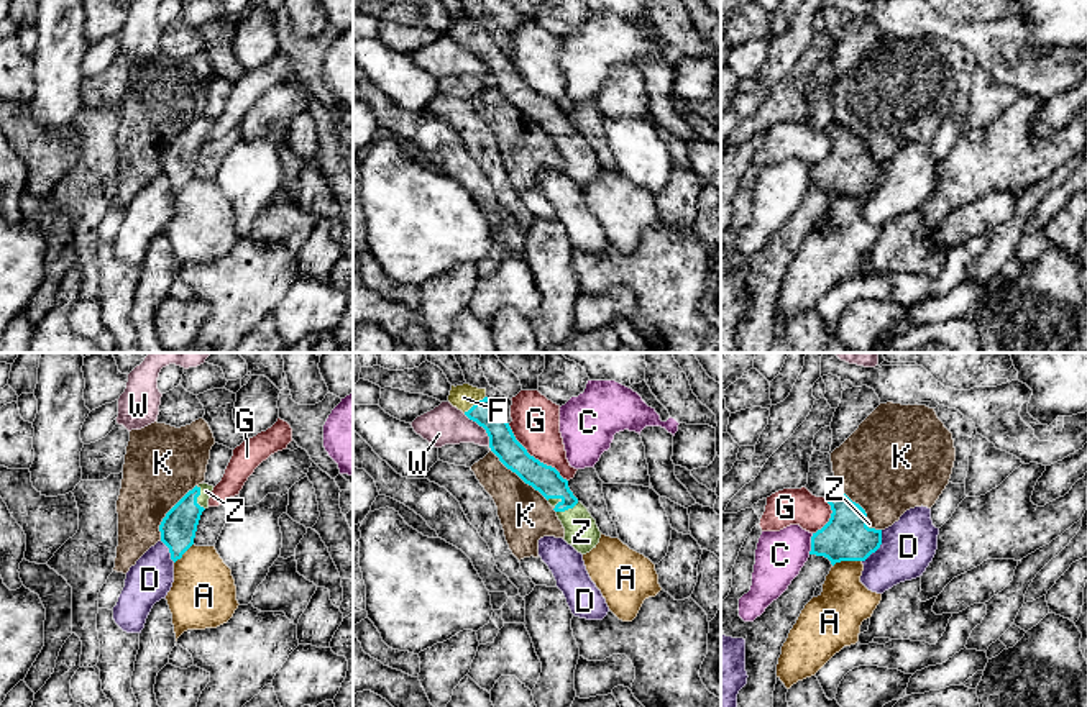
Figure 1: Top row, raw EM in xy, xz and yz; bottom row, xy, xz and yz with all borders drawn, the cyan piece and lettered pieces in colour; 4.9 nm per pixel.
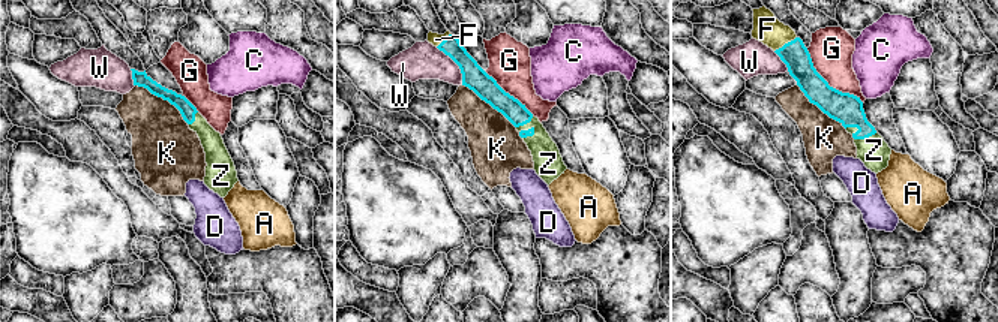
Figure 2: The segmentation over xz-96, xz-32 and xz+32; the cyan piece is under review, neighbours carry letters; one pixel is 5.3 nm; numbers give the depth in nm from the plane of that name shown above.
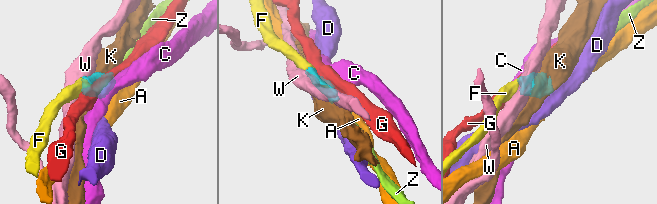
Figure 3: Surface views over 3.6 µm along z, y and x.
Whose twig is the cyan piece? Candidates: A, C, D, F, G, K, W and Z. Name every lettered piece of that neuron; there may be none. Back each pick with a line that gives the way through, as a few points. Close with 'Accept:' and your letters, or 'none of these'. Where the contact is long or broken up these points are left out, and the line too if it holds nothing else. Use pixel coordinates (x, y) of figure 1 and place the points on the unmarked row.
F: runs through xz (503, 76), (495, 56), (475, 36), (463, 30)
Z: runs through xy (178, 161), (197, 128), (206, 123)
Accept: F, Z

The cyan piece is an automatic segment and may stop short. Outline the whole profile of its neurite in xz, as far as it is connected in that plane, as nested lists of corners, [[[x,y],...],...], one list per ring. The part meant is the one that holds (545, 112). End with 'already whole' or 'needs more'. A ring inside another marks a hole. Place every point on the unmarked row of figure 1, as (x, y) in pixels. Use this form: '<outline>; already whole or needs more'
[[[470,16],[452,18],[448,34],[483,59],[489,69],[489,80],[499,94],[548,133],[565,161],[563,172],[568,177],[581,187],[596,180],[601,171],[596,153],[573,128],[568,113],[555,100],[530,89],[516,72],[509,56],[486,30],[486,21]]]; needs more

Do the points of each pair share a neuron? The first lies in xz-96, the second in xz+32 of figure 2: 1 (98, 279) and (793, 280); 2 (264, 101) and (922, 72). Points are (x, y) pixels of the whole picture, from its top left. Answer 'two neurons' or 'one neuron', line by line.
1: two neurons
2: one neuron

